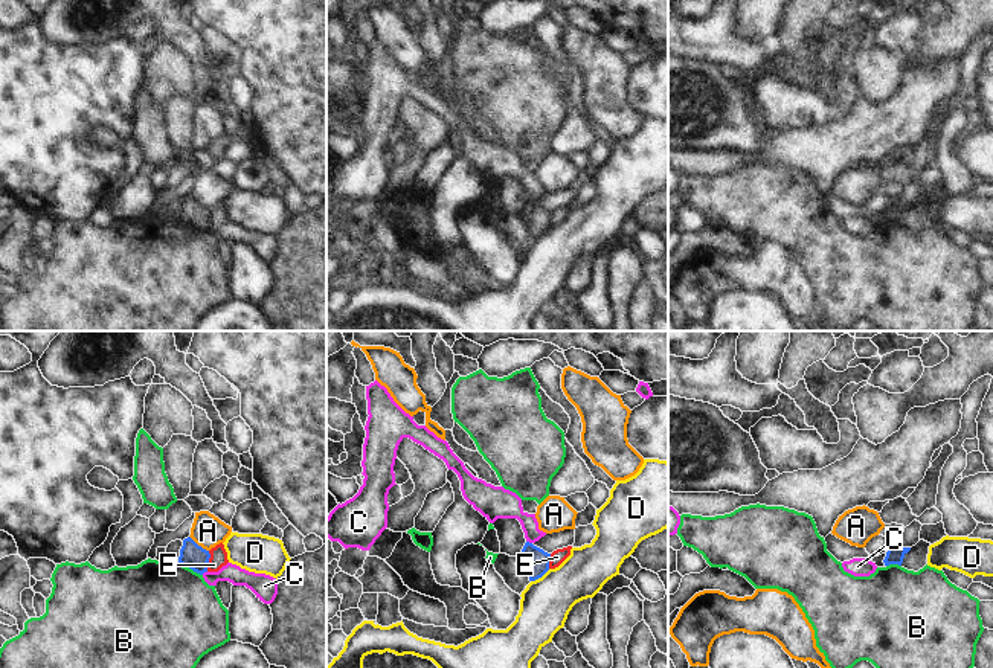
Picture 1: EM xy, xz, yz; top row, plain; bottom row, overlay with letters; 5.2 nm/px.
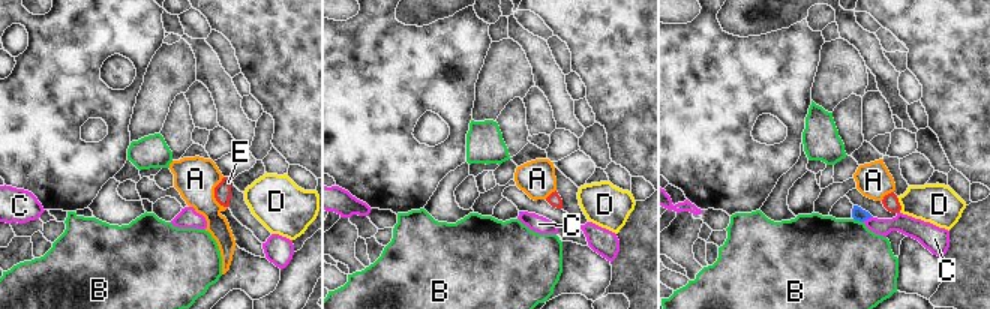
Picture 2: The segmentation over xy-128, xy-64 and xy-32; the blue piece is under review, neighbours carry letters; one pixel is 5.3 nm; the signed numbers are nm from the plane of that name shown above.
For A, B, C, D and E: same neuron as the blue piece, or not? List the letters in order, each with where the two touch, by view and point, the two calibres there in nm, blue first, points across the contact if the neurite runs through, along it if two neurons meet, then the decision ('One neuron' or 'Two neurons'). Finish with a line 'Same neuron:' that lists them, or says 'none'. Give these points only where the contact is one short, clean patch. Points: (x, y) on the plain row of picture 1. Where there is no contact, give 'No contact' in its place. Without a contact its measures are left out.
A: Touches blue at xy (197, 203). Thickness 130 nm (blue) against 170 nm. Boundary: xy (189, 194), (208, 209). Two neurons
B: Touches blue at xy (191, 226). Thickness 130 nm (blue) against 480 nm. Boundary: xy (179, 220), (202, 234). Two neurons
C: Touches blue at xz (528, 200). Thickness 140 nm (blue) against 160 nm. Boundary: xz (527, 199), (531, 202). Two neurons
D: Touches blue at xz (540, 235). Thickness 140 nm (blue) against 260 nm. Boundary: xz (549, 228), (531, 240). Two neurons
E: Touches blue at xy (208, 220). Thickness 130 nm (blue) against 100 nm. Boundary: xy (209, 209), (206, 229). Two neurons
Same neuron: none

